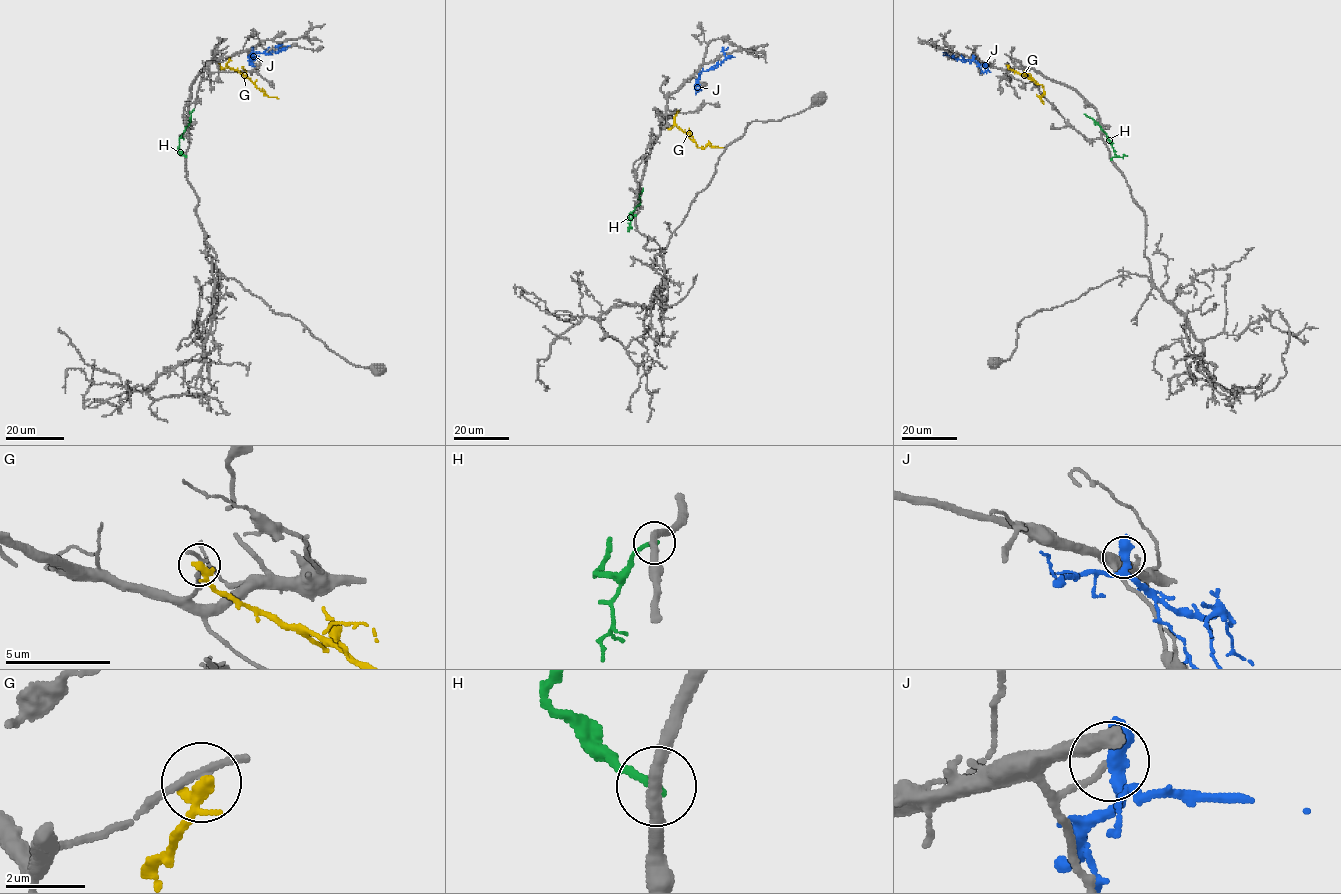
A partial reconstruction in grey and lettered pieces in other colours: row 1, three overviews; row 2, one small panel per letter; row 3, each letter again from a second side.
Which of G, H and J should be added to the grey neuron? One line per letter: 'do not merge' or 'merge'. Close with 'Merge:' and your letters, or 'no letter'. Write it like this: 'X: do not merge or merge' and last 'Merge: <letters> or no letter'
G: do not merge
H: do not merge
J: do not merge
Merge: no letter

